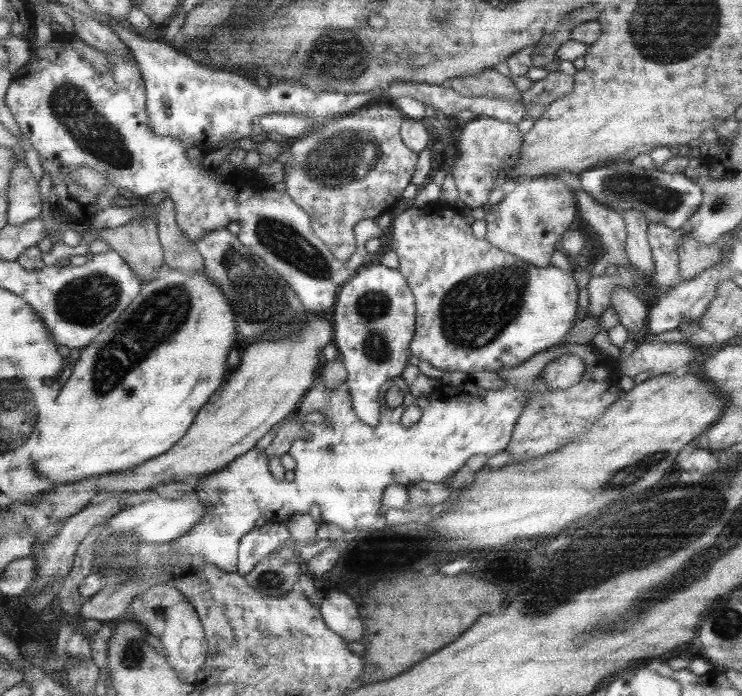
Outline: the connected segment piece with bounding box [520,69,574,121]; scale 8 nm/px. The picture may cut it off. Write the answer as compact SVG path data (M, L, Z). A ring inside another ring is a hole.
M560 71L549 72L546 78L534 81L526 91L520 92L525 118L540 118L544 109L554 100L566 96L574 86L573 76Z

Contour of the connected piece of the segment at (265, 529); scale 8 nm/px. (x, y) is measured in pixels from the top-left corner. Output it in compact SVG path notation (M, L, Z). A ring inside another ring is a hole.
M266 522L261 527L256 526L240 539L235 572L248 574L254 565L284 547L290 537L286 523Z

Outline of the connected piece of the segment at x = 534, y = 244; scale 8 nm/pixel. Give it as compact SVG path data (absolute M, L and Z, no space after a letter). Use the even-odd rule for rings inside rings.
M556 176L521 177L512 183L505 198L489 207L486 216L486 240L532 266L552 266L550 259L561 236L576 219L574 191Z

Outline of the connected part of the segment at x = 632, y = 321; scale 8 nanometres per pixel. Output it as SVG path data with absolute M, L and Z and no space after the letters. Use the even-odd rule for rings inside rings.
M618 288L612 292L611 307L618 312L619 322L628 329L632 338L642 339L650 305L640 299L633 290Z

